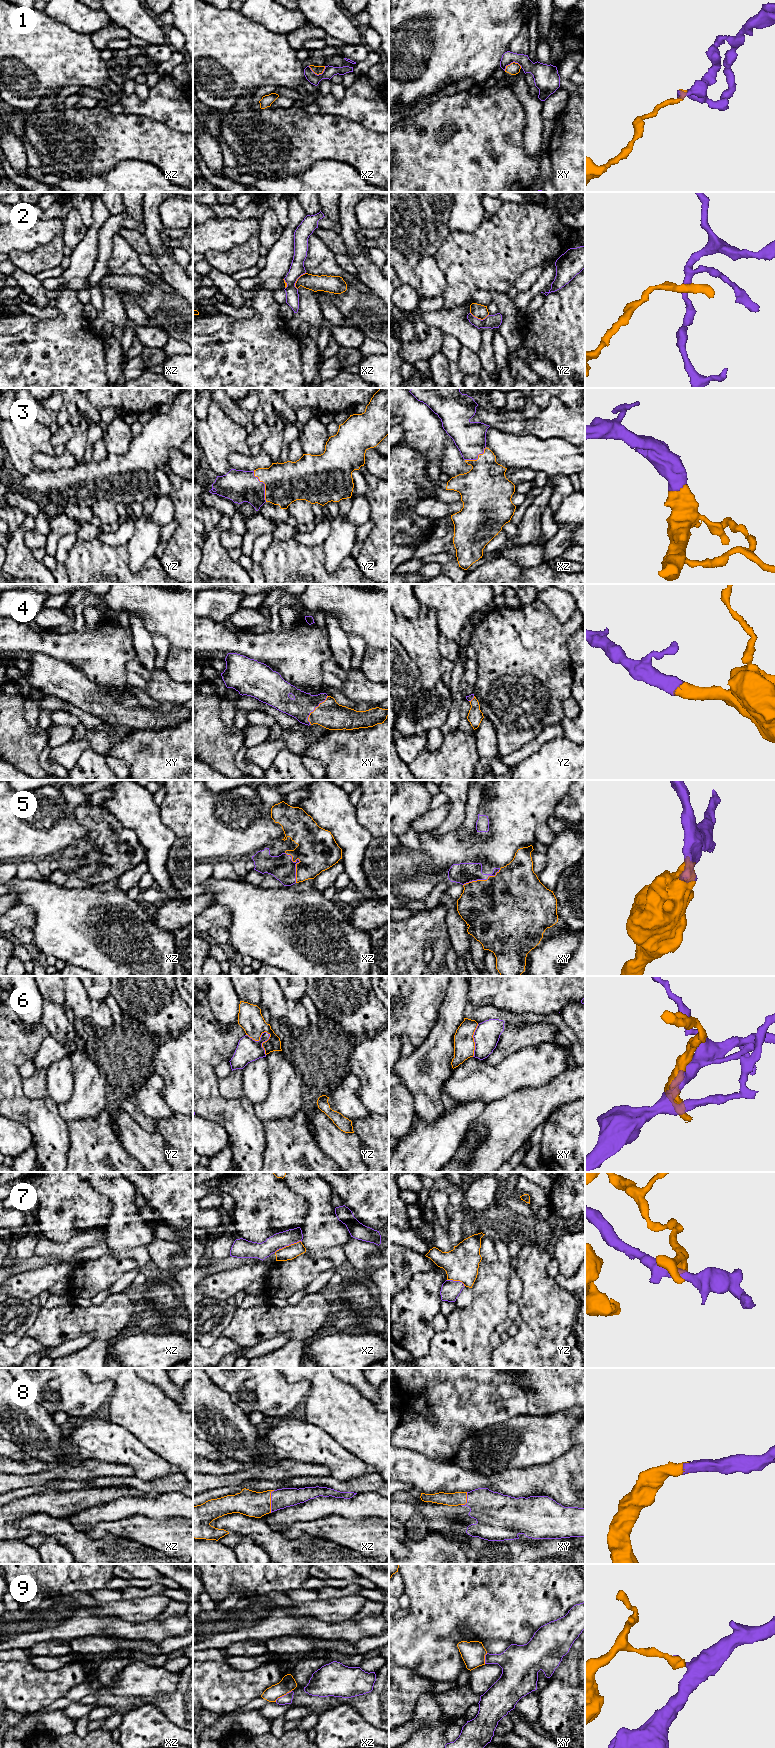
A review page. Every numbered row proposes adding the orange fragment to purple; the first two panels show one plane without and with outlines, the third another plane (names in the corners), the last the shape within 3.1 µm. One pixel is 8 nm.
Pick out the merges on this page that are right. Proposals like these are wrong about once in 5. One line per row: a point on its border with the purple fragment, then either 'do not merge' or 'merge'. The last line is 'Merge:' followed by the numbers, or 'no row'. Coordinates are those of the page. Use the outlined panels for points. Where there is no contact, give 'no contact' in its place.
1: contact xz (316, 74); do not merge
2: contact xz (296, 280); do not merge
3: contact yz (264, 486); merge
4: contact xy (314, 709); merge
5: contact xz (295, 866); merge
6: contact yz (267, 1033); do not merge
7: contact xz (287, 1245); do not merge
8: contact xz (271, 1501); merge
9: contact xz (284, 1695); do not merge
Merge: 3, 4, 5, 8

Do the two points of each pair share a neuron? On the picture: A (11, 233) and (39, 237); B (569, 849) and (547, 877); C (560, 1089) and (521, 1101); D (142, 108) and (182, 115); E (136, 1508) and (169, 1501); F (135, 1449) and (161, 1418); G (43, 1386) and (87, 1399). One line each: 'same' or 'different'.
A: same
B: same
C: same
D: same
E: same
F: different
G: same

